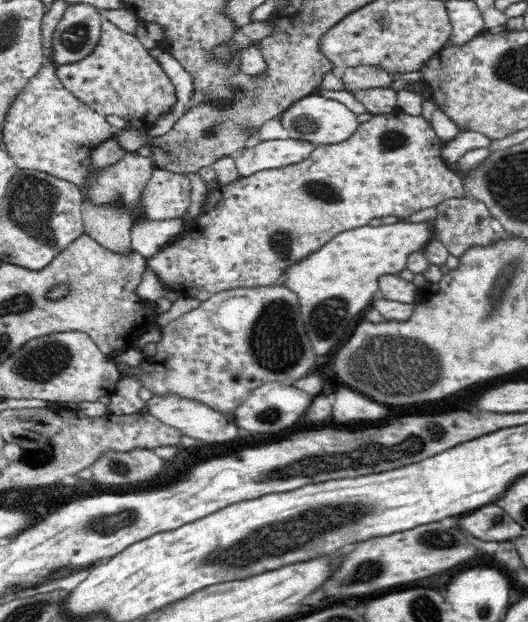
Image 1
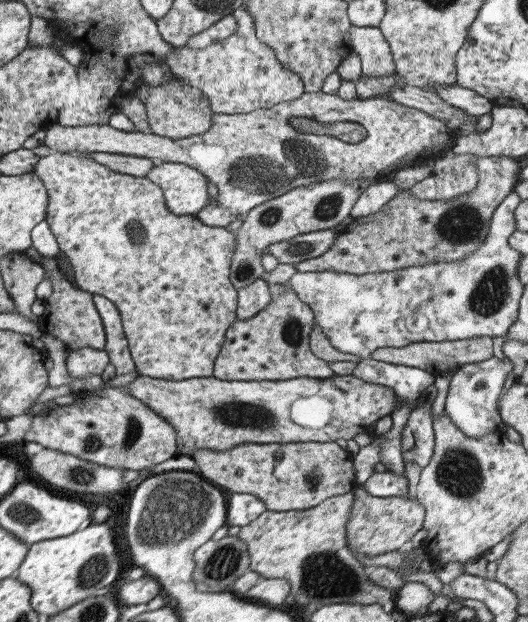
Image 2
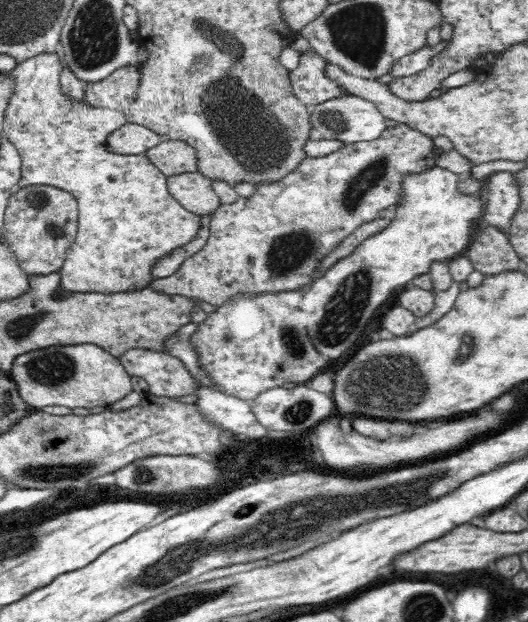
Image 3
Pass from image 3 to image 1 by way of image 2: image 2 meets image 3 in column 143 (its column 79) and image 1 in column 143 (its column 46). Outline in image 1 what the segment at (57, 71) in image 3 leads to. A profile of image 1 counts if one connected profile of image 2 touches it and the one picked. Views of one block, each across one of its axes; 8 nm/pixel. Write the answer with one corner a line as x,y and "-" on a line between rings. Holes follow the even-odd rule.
44,64
44,66
26,83
26,86
24,86
24,88
20,90
20,92
16,95
16,98
12,100
12,104
10,104
10,108
8,108
8,112
6,112
6,116
4,116
4,126
2,126
2,136
3,136
2,141
5,144
5,149
9,152
9,155
15,162
15,165
17,166
18,170
24,169
27,171
40,171
40,172
44,172
46,174
52,175
54,177
58,177
59,180
66,180
67,182
74,184
76,187
80,189
80,194
83,196
83,201
90,201
92,205
98,205
98,207
100,205
102,205
102,207
104,205
118,205
118,207
124,207
124,209
128,211
128,215
132,217
132,227
134,225
139,225
140,223
149,223
150,221
156,221
156,220
151,220
151,218
149,218
149,216
145,214
145,210
143,210
143,204
141,204
142,193
144,190
146,190
146,186
148,186
148,181
150,181
152,178
152,173
157,169
157,167
155,166
155,163
153,162
152,156
143,156
140,154
125,154
123,158
119,160
119,162
116,162
116,164
108,165
107,167
104,167
104,168
93,168
93,166
91,166
91,163
88,162
89,154
91,153
91,151
93,151
100,143
103,143
105,140
115,138
119,133
120,133
120,129
114,127
112,124
108,123
108,121
106,121
106,115
96,112
93,108
90,108
84,101
81,101
75,94
73,94
73,92
70,92
64,86
64,83
59,79
59,76
56,76
55,69
50,64

